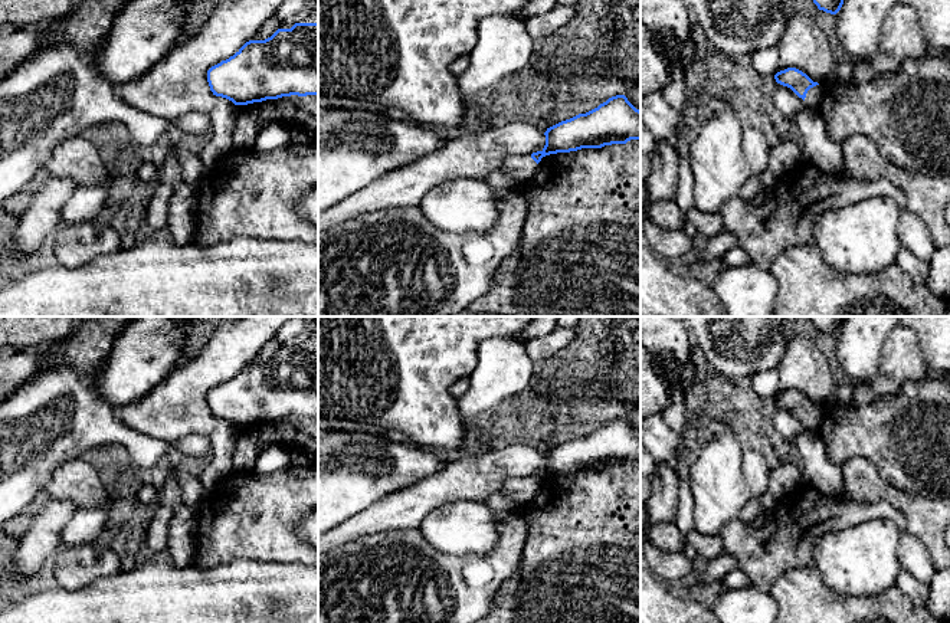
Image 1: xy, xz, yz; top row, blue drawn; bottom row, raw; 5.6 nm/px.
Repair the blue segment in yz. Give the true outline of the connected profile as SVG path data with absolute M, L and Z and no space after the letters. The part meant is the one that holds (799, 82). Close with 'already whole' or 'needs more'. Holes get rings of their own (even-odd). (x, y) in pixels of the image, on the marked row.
M787 68L774 75L777 83L790 88L809 108L816 108L820 102L820 86L806 73L796 68Z; needs more

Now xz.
M616 95L586 114L547 128L544 135L546 145L541 151L510 157L501 168L515 180L525 181L546 155L641 141L641 111L625 95Z; needs more

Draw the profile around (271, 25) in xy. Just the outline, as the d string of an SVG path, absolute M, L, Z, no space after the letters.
M276 17L268 19L252 40L265 40L271 37L278 29L281 29L281 22Z

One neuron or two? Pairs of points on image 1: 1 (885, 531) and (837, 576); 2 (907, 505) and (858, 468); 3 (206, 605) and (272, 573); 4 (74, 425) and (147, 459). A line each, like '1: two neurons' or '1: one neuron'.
1: one neuron
2: one neuron
3: one neuron
4: one neuron

